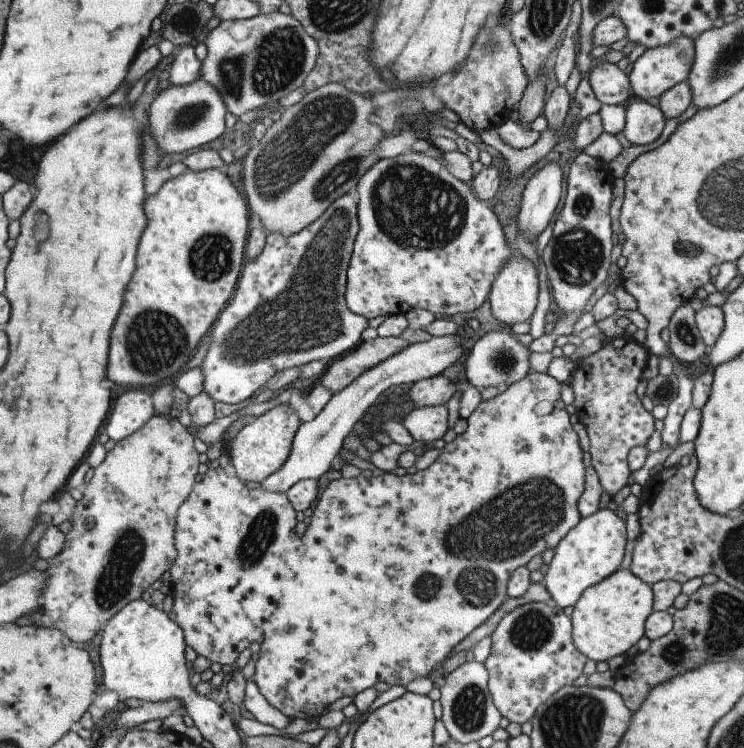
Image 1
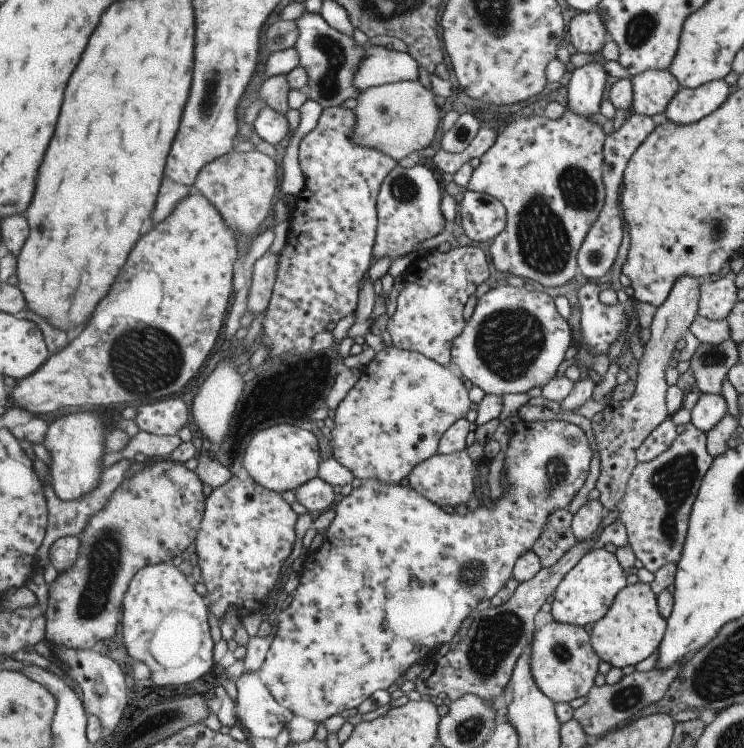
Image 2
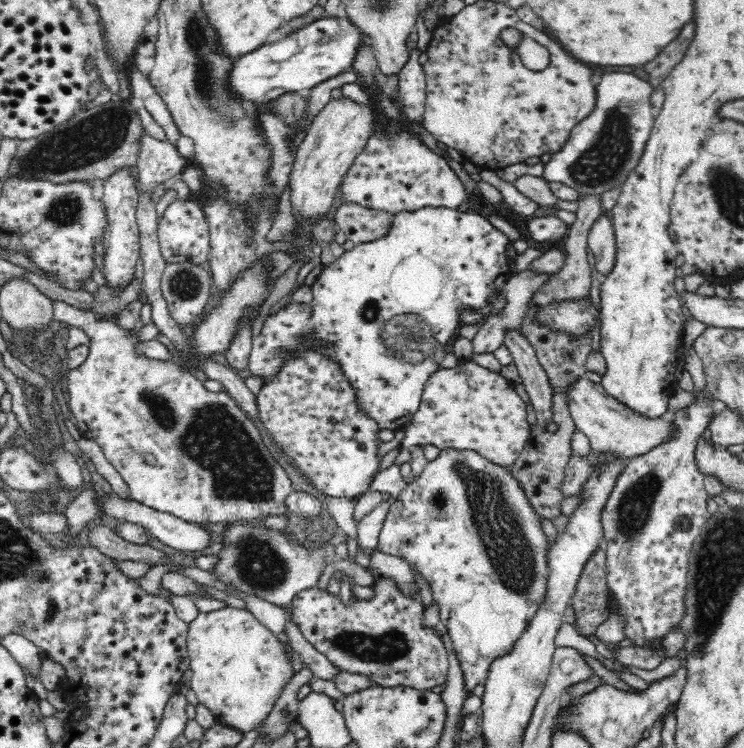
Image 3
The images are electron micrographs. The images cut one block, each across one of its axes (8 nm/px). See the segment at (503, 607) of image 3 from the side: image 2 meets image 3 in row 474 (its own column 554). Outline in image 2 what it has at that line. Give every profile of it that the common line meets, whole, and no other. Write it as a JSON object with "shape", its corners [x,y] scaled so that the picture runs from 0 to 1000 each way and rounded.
{"shape":[[[704,563],[694,566],[685,575],[683,598],[675,618],[677,636],[683,642],[683,655],[676,658],[668,668],[660,668],[660,675],[642,676],[633,684],[599,684],[589,672],[581,671],[569,660],[559,658],[551,648],[524,647],[508,640],[488,643],[485,650],[476,651],[470,660],[460,666],[449,679],[449,694],[438,709],[434,727],[411,747],[411,762],[405,771],[399,771],[398,794],[391,809],[383,820],[375,820],[374,841],[367,848],[364,865],[360,868],[352,893],[348,896],[351,910],[362,920],[366,930],[382,947],[390,948],[395,959],[409,959],[433,968],[440,960],[457,956],[462,949],[480,948],[484,940],[497,933],[505,924],[520,924],[527,914],[543,904],[544,898],[558,886],[570,886],[573,872],[586,869],[593,862],[606,858],[618,842],[621,832],[634,821],[634,816],[648,805],[660,801],[690,770],[694,750],[716,733],[716,727],[728,714],[730,703],[737,698],[738,690],[749,682],[761,680],[792,632],[796,599],[790,584],[782,572],[772,566],[741,563]]]}

